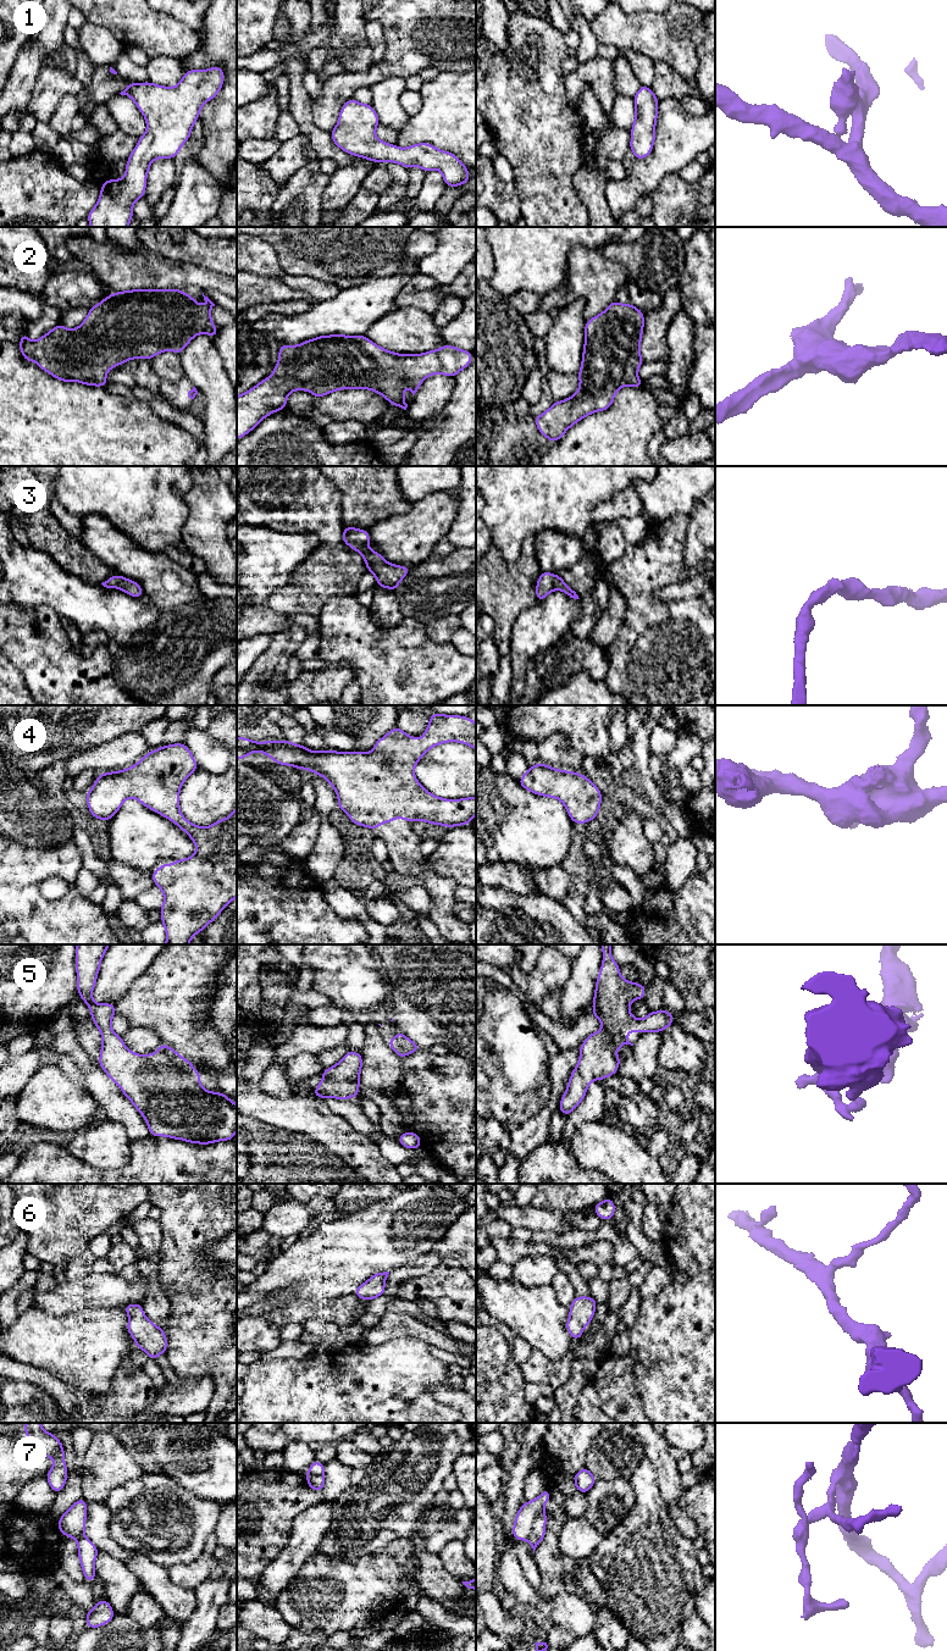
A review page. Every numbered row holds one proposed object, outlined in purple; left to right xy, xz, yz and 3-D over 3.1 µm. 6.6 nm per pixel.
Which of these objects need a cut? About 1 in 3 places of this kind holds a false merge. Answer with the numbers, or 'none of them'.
7

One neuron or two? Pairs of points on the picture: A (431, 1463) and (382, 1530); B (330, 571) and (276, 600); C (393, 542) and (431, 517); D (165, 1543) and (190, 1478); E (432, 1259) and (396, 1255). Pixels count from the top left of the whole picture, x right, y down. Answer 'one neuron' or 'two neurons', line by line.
A: one neuron
B: one neuron
C: one neuron
D: two neurons
E: two neurons

